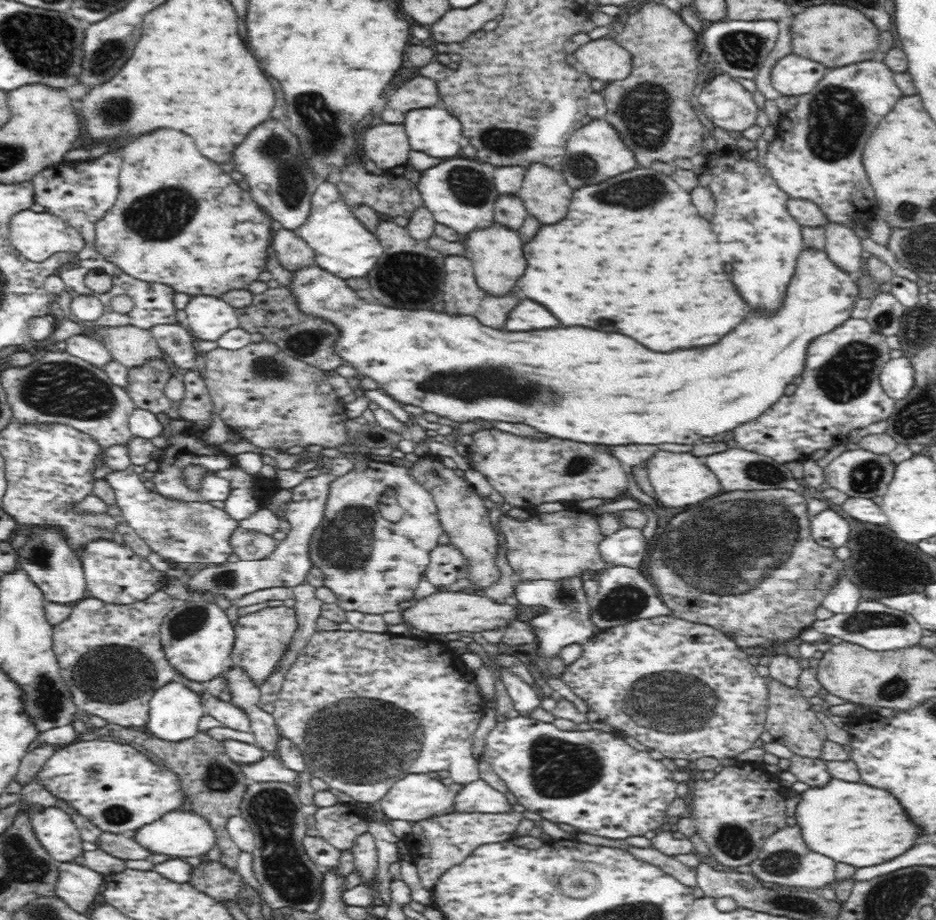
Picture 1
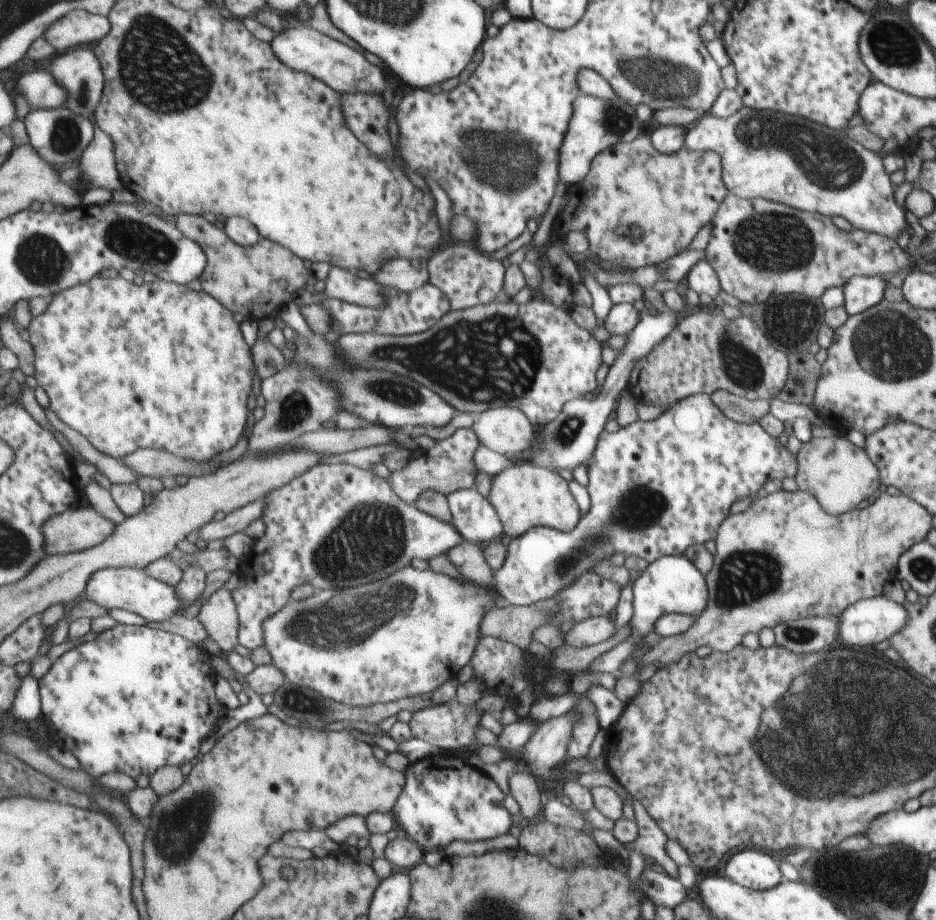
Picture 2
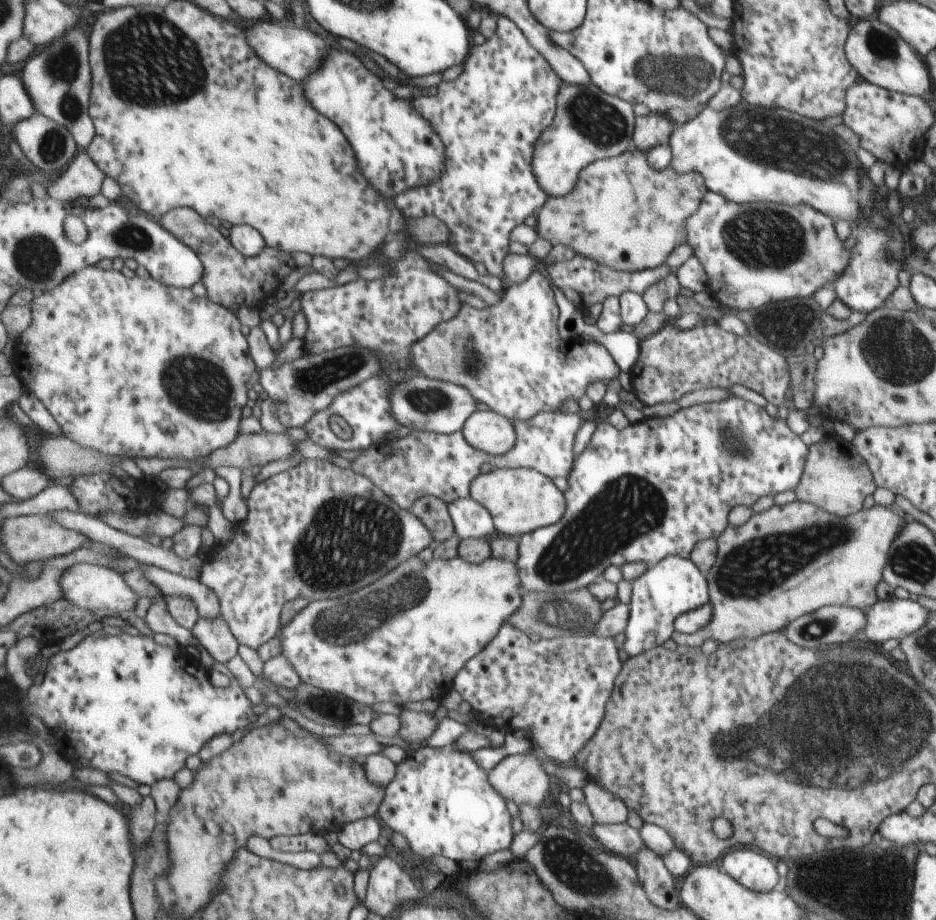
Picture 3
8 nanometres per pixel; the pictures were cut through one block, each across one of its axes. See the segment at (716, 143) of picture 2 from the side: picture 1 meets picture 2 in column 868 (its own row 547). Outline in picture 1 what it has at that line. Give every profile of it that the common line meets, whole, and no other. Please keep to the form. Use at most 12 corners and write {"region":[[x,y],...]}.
{"region":[[131,468],[105,476],[120,520],[165,561],[219,565],[239,528]]}

